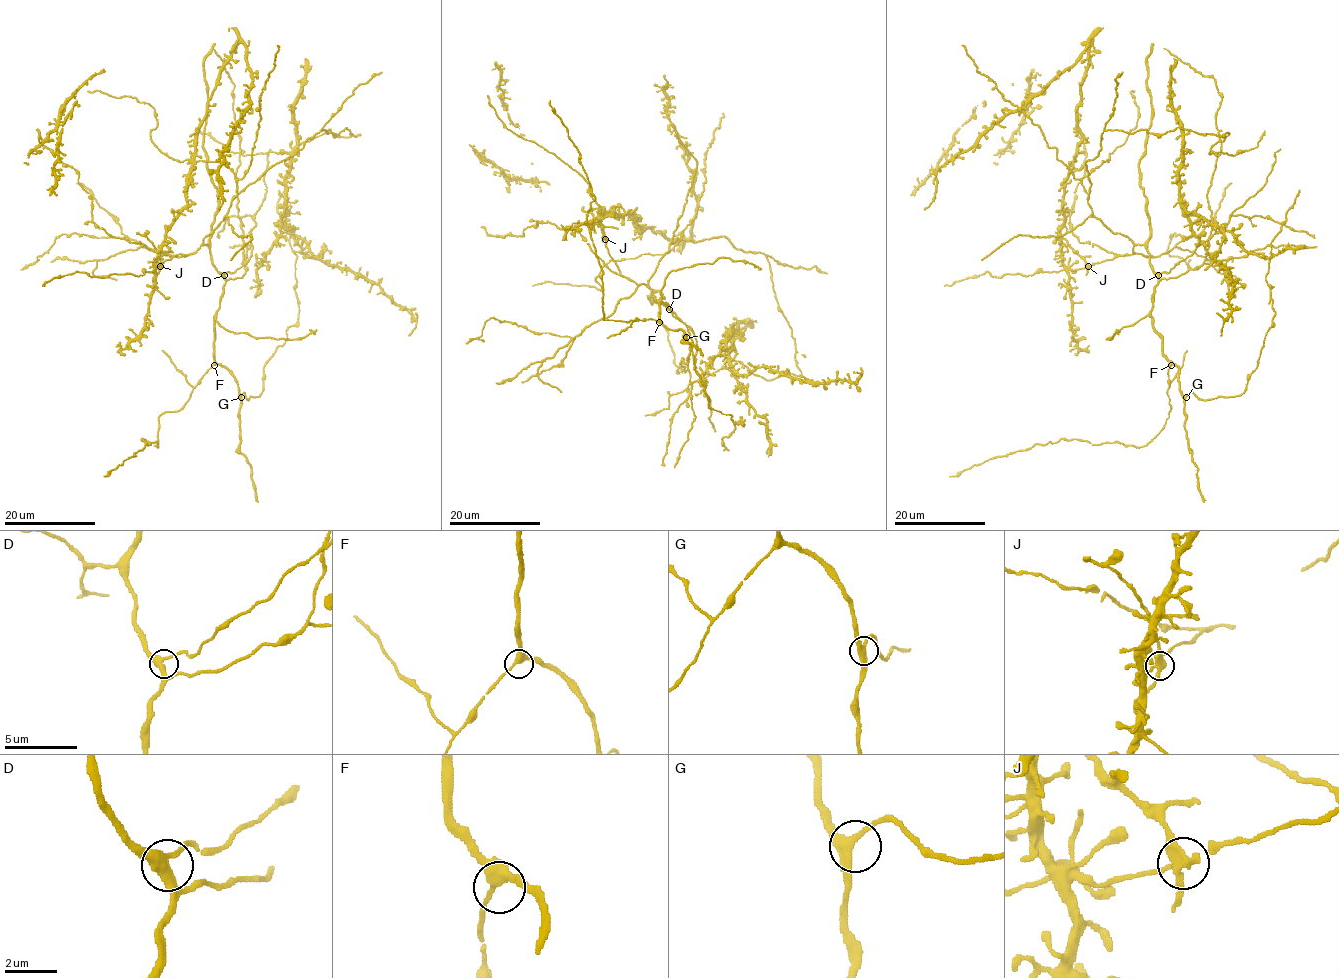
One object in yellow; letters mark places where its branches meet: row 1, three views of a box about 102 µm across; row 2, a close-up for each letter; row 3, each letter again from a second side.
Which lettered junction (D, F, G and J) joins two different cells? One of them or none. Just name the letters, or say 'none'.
J

